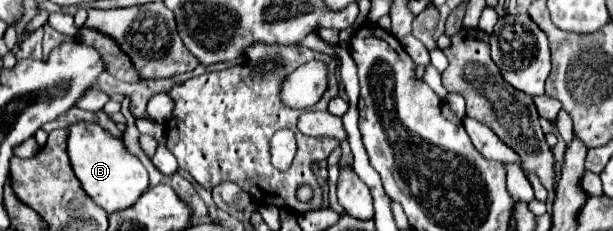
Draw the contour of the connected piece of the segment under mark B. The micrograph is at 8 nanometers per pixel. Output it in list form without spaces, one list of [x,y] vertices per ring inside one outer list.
[[[78,122],[68,128],[68,156],[74,168],[76,178],[80,180],[82,188],[90,194],[90,198],[102,206],[108,214],[126,210],[138,202],[138,198],[148,190],[148,172],[142,162],[132,156],[124,142],[96,122]]]

